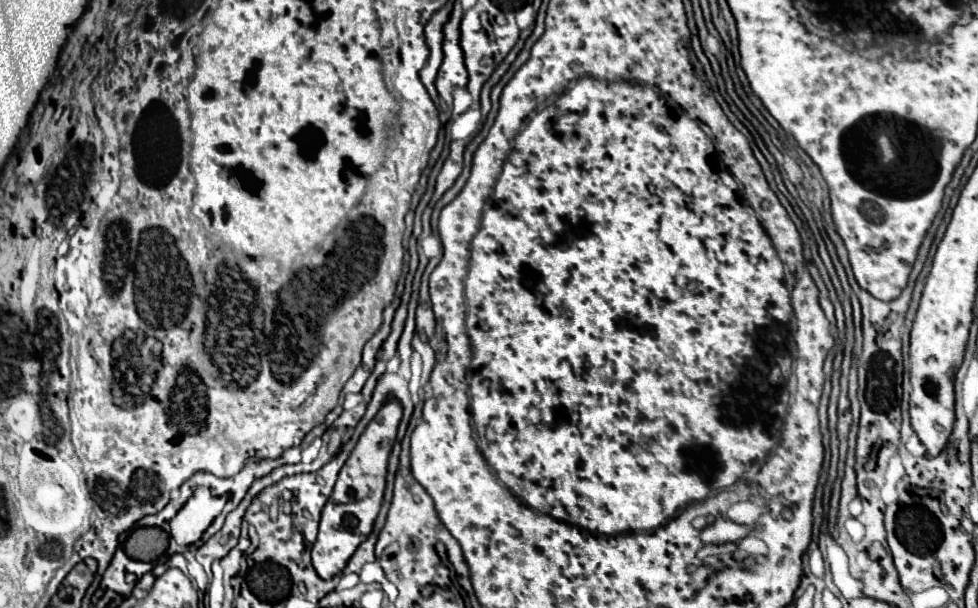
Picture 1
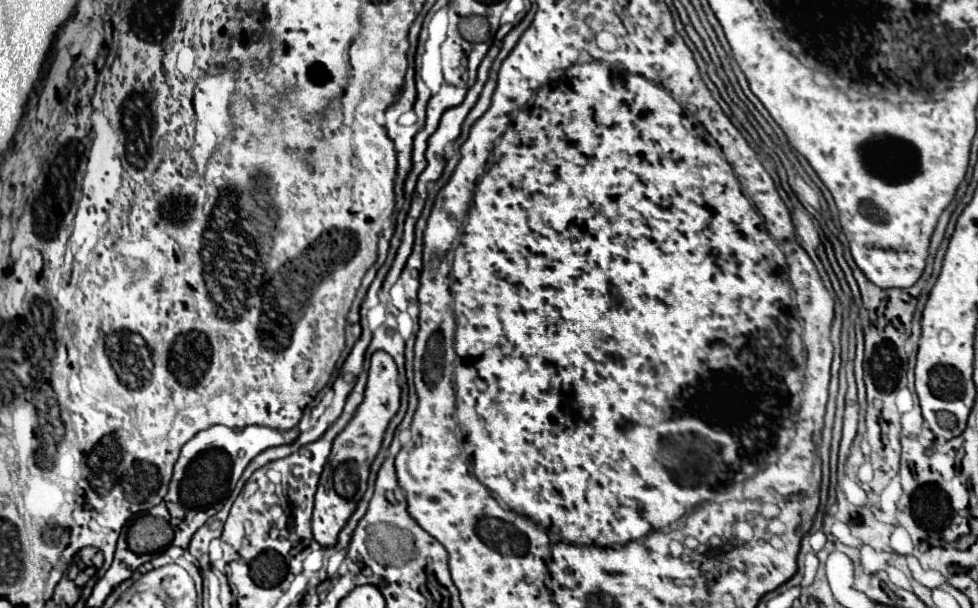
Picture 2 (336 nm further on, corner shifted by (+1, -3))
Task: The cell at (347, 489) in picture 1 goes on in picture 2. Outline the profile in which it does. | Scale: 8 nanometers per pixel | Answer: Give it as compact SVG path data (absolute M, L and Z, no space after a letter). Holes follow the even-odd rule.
M375 352L371 356L365 400L357 408L357 414L353 416L349 426L345 426L345 430L335 438L331 456L325 464L325 470L321 474L321 482L319 482L319 488L315 494L313 538L321 546L333 548L337 544L339 532L349 522L359 500L363 498L363 494L367 490L369 468L381 448L381 442L383 442L383 436L385 436L385 430L387 430L391 418L399 410L399 404L401 404L401 388L397 384L397 366L387 352Z

